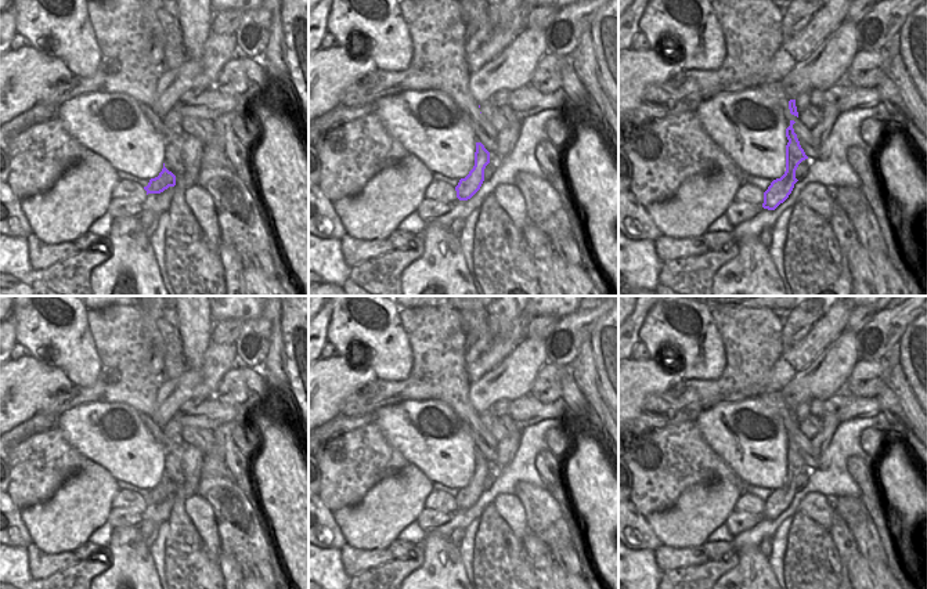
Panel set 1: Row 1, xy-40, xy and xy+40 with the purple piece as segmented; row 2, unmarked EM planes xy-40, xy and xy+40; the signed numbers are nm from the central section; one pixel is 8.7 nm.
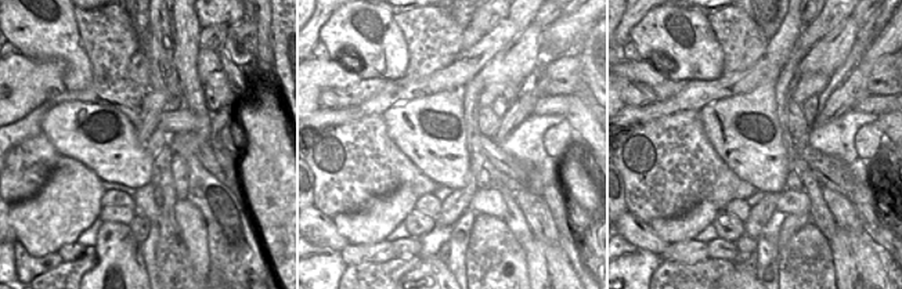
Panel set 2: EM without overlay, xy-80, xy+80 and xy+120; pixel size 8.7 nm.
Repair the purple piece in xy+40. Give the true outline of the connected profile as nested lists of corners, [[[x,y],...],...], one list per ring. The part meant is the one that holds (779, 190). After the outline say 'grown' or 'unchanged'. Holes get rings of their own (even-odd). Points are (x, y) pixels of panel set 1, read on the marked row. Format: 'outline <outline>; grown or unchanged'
outline [[[790,120],[790,126],[786,129],[786,137],[789,140],[786,145],[786,171],[780,178],[773,180],[764,192],[762,207],[768,210],[775,210],[789,198],[794,184],[798,181],[796,178],[796,170],[802,160],[808,159],[794,133],[794,123],[794,120]]]; unchanged

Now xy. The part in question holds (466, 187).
outline [[[476,142],[475,166],[465,178],[461,178],[455,187],[459,200],[470,199],[484,181],[484,169],[490,163],[490,152],[481,142]]]; unchanged

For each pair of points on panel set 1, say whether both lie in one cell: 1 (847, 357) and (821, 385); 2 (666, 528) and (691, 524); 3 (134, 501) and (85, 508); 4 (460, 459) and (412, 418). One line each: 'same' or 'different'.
1: same
2: same
3: different
4: same

